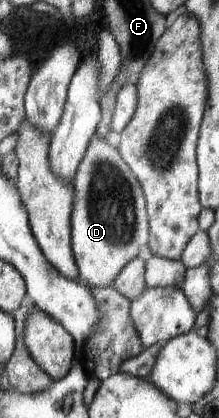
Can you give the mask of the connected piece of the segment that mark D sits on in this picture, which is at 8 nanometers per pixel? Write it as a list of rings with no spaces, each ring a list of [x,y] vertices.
[[[95,137],[84,154],[84,158],[74,174],[72,188],[72,212],[70,212],[70,240],[78,271],[79,282],[86,286],[106,288],[114,283],[114,278],[133,258],[138,257],[140,247],[149,241],[149,216],[141,184],[136,180],[128,165],[118,152],[104,138]]]

